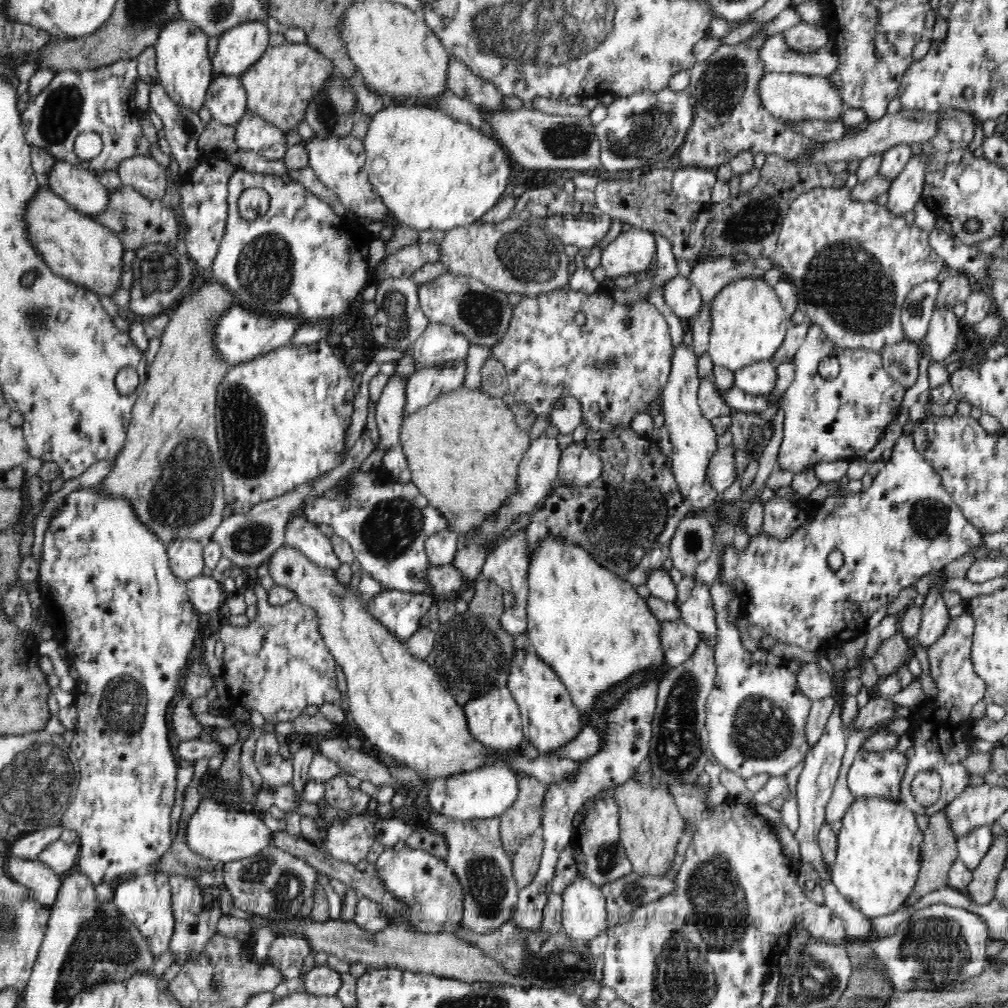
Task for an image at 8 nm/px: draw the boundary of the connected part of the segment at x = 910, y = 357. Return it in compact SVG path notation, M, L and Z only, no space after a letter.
M904 340L880 351L882 366L898 384L913 386L918 378L918 360L922 355L922 346Z

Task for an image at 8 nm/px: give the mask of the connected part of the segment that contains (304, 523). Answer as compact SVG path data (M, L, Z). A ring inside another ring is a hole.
M304 512L290 514L285 528L285 544L297 548L321 568L336 570L341 565L330 539L320 531L318 524L306 518Z

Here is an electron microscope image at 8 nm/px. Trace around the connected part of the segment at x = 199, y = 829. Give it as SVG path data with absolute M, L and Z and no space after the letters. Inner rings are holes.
M202 800L186 824L185 843L187 847L212 862L234 862L271 846L271 831L264 825L262 815L228 812L226 806L213 800Z

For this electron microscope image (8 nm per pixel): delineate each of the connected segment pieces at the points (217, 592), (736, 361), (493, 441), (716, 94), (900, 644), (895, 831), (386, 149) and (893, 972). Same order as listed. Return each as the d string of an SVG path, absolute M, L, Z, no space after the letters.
M200 575L187 582L189 601L196 612L208 614L224 604L226 592L223 585L212 579L211 576Z
M747 277L726 284L708 304L710 335L708 354L713 364L734 372L752 362L769 360L779 350L790 322L775 288L762 277Z
M462 385L402 418L398 444L410 469L410 482L418 487L430 506L445 516L450 528L460 536L474 532L476 526L480 526L488 514L503 506L504 500L516 490L518 466L531 440L528 431L520 430L516 425L506 401L493 397L480 387L469 389Z
M762 31L753 33L742 44L721 45L719 49L712 50L712 55L704 63L698 61L691 68L687 89L694 116L677 151L681 166L719 166L742 150L751 150L754 155L764 152L766 156L777 155L794 162L809 145L820 144L808 142L806 137L764 108L759 95L759 82L766 72L759 52L767 38L768 34Z
M898 632L881 642L880 648L876 651L872 661L882 677L895 675L898 669L908 663L908 645L907 638Z
M866 797L855 798L841 822L831 881L864 916L894 914L907 901L918 879L924 833L916 824L916 816L900 800Z
M387 104L373 116L368 118L369 124L366 135L363 139L363 147L367 156L366 169L369 171L370 181L373 189L382 198L388 213L392 214L394 222L408 226L416 231L435 231L443 234L460 227L468 227L478 220L481 220L498 202L503 198L508 176L510 176L510 160L508 153L496 138L484 134L479 128L474 128L465 122L453 119L438 108L430 106L411 106L409 104Z
M948 904L915 910L892 935L872 942L873 950L896 991L942 991L978 976L987 963L987 923L976 912Z

